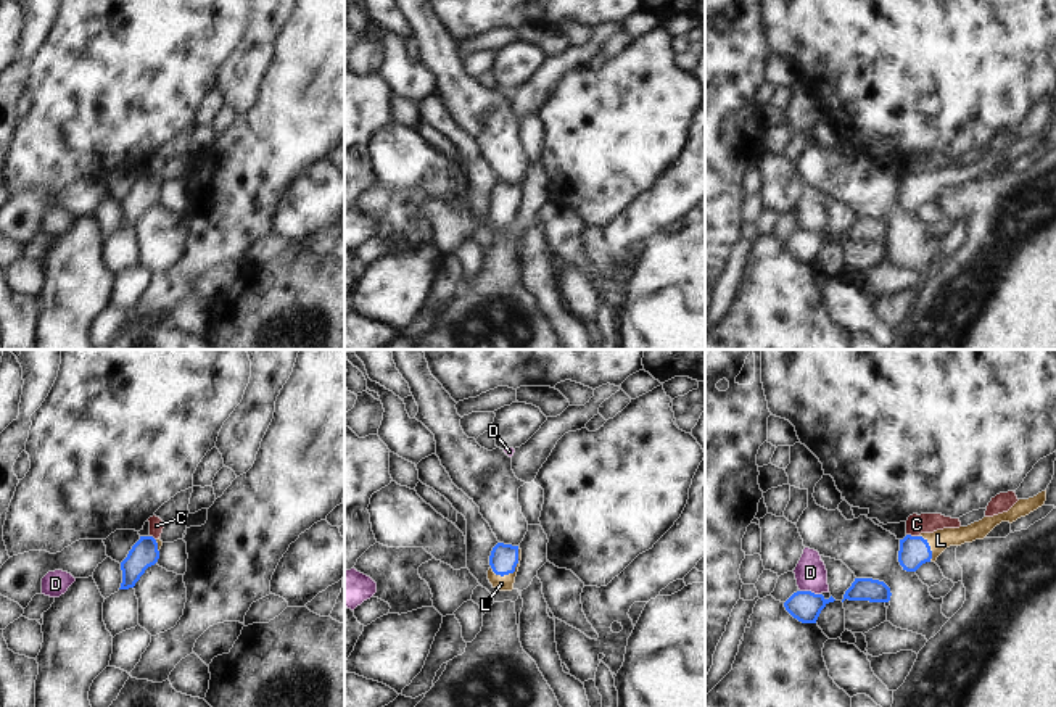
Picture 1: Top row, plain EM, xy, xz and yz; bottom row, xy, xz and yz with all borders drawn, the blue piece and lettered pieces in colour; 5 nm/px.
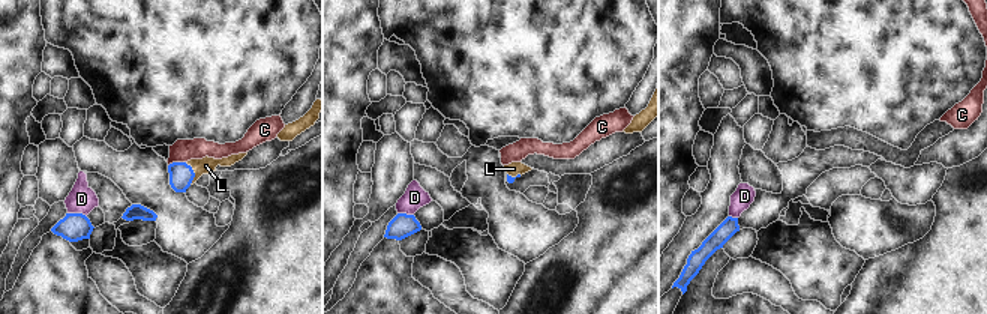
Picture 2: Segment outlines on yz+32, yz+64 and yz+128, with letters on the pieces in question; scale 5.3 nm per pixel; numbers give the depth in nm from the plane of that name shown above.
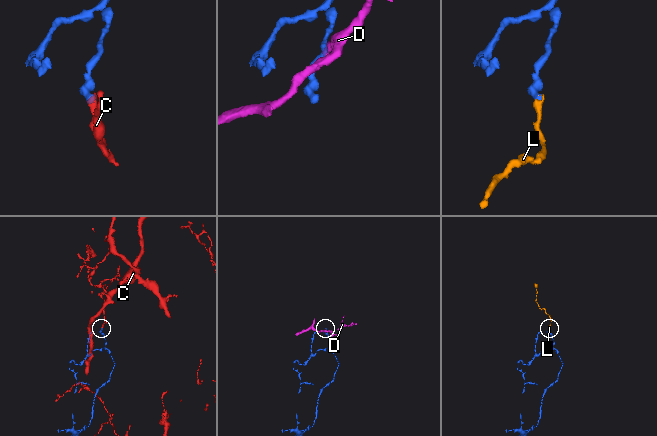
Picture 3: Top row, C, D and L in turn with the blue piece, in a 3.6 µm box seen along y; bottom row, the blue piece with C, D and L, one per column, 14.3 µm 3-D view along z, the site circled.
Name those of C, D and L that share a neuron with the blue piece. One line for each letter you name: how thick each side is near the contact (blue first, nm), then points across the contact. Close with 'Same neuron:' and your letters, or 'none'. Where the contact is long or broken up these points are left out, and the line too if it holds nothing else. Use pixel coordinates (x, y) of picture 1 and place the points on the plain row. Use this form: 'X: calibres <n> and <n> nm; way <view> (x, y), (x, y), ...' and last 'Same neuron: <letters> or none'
L: calibres 140 and 80 nm; way xz (504, 197), (514, 210), (501, 223)
Same neuron: L

